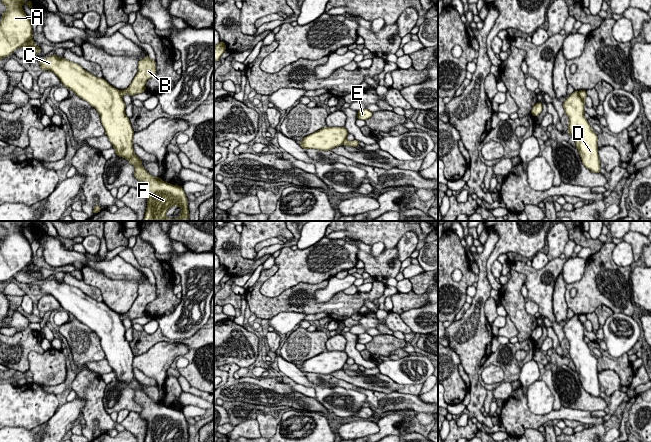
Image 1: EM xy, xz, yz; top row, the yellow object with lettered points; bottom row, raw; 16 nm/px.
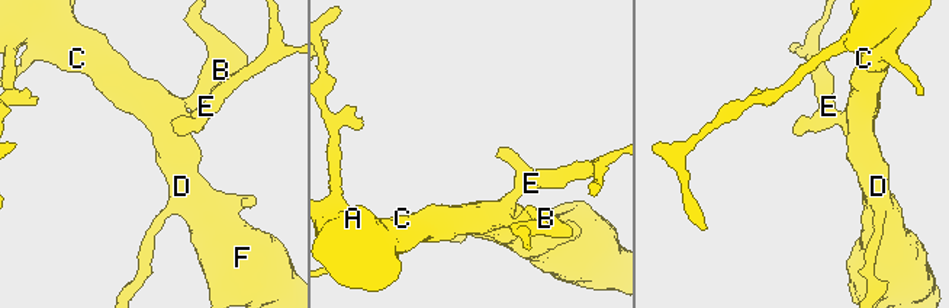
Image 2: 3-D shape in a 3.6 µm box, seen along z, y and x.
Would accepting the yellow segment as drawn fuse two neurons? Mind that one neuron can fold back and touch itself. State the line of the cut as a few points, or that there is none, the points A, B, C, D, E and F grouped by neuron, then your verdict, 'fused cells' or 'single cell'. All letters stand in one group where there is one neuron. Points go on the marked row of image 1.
cut xy (119, 91), (121, 97); groups A C D E F / B; fused cells

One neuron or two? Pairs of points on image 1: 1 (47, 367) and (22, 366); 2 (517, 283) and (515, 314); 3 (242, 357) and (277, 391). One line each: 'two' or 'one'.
1: two
2: one
3: two

